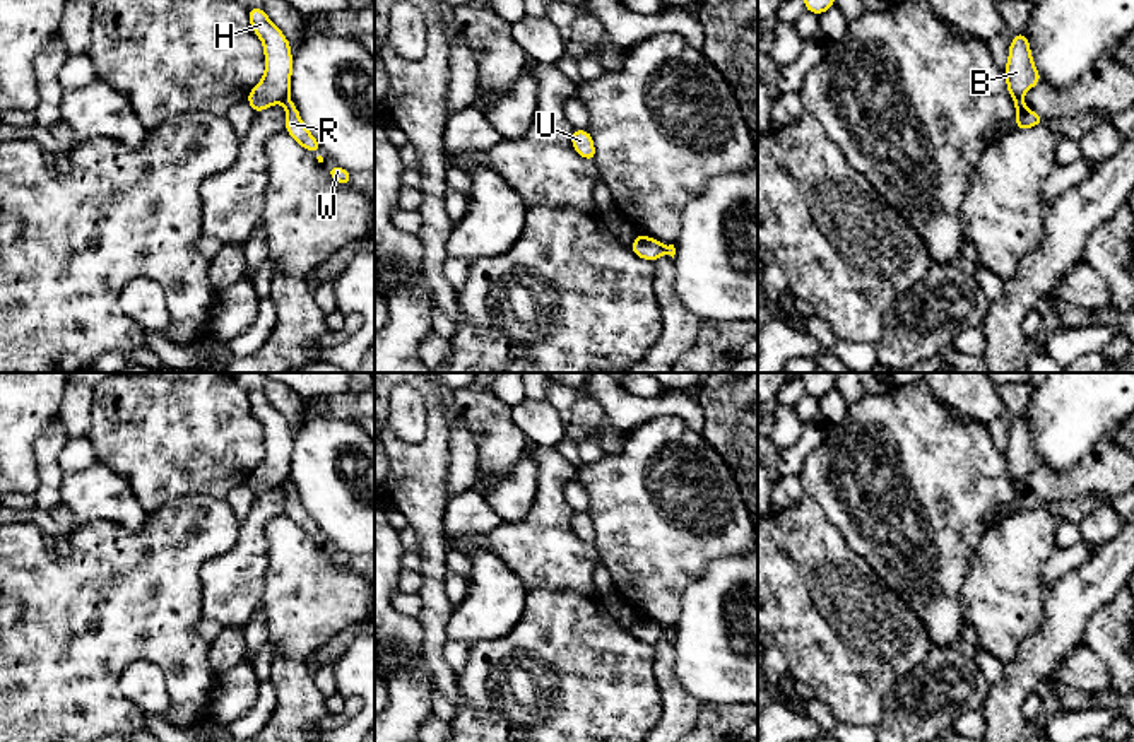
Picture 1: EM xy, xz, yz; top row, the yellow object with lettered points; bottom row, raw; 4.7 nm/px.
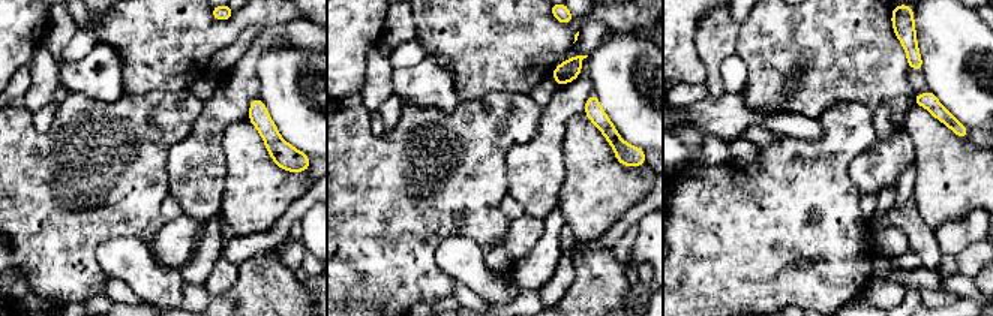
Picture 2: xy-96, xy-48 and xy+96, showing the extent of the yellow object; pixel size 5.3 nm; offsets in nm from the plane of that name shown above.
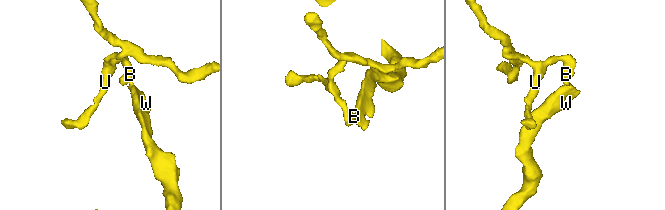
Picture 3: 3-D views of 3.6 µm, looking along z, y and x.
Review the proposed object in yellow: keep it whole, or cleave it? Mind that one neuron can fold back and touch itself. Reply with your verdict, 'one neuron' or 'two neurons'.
two neurons

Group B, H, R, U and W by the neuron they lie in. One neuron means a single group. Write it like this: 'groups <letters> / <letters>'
groups B H U / R W

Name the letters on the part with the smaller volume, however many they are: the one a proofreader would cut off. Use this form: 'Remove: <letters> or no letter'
Remove: R, W

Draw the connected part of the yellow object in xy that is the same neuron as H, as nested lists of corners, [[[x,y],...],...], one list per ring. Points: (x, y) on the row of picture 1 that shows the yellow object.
[[[262,7],[250,9],[248,19],[253,32],[263,43],[265,53],[265,74],[246,97],[253,111],[258,113],[289,97],[292,55],[289,41]]]

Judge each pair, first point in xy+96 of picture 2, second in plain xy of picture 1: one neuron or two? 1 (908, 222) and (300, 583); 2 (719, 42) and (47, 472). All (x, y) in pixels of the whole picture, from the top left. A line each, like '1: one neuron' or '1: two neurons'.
1: two neurons
2: one neuron

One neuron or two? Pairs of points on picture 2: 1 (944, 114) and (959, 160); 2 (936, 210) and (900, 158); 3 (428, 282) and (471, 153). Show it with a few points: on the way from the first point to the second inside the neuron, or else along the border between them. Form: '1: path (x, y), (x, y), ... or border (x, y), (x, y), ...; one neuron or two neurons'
1: border (921, 107), (957, 135), (966, 138); two neurons
2: border (902, 128), (914, 144), (912, 162); two neurons
3: path (417, 250), (417, 226), (437, 207), (447, 184); one neuron

